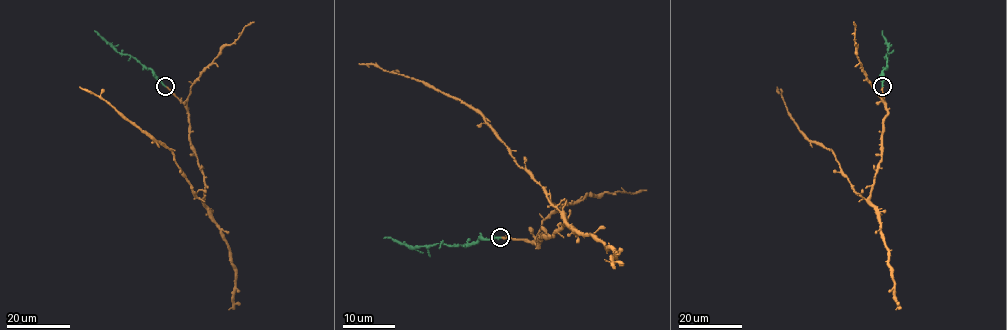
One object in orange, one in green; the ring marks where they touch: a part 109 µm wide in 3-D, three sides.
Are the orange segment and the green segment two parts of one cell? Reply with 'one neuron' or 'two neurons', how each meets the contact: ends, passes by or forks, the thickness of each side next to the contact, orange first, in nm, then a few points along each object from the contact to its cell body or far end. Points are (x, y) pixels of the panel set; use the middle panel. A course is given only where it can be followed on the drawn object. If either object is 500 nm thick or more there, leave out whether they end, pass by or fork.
one neuron; orange ends; green ends; calibres 300 and 320 nm; course orange (499, 238), (527, 238), (537, 246), (566, 223), (477, 112), (402, 74), (359, 63); course green (499, 237), (478, 238), (464, 245), (421, 246), (406, 246), (391, 238), (384, 238)

